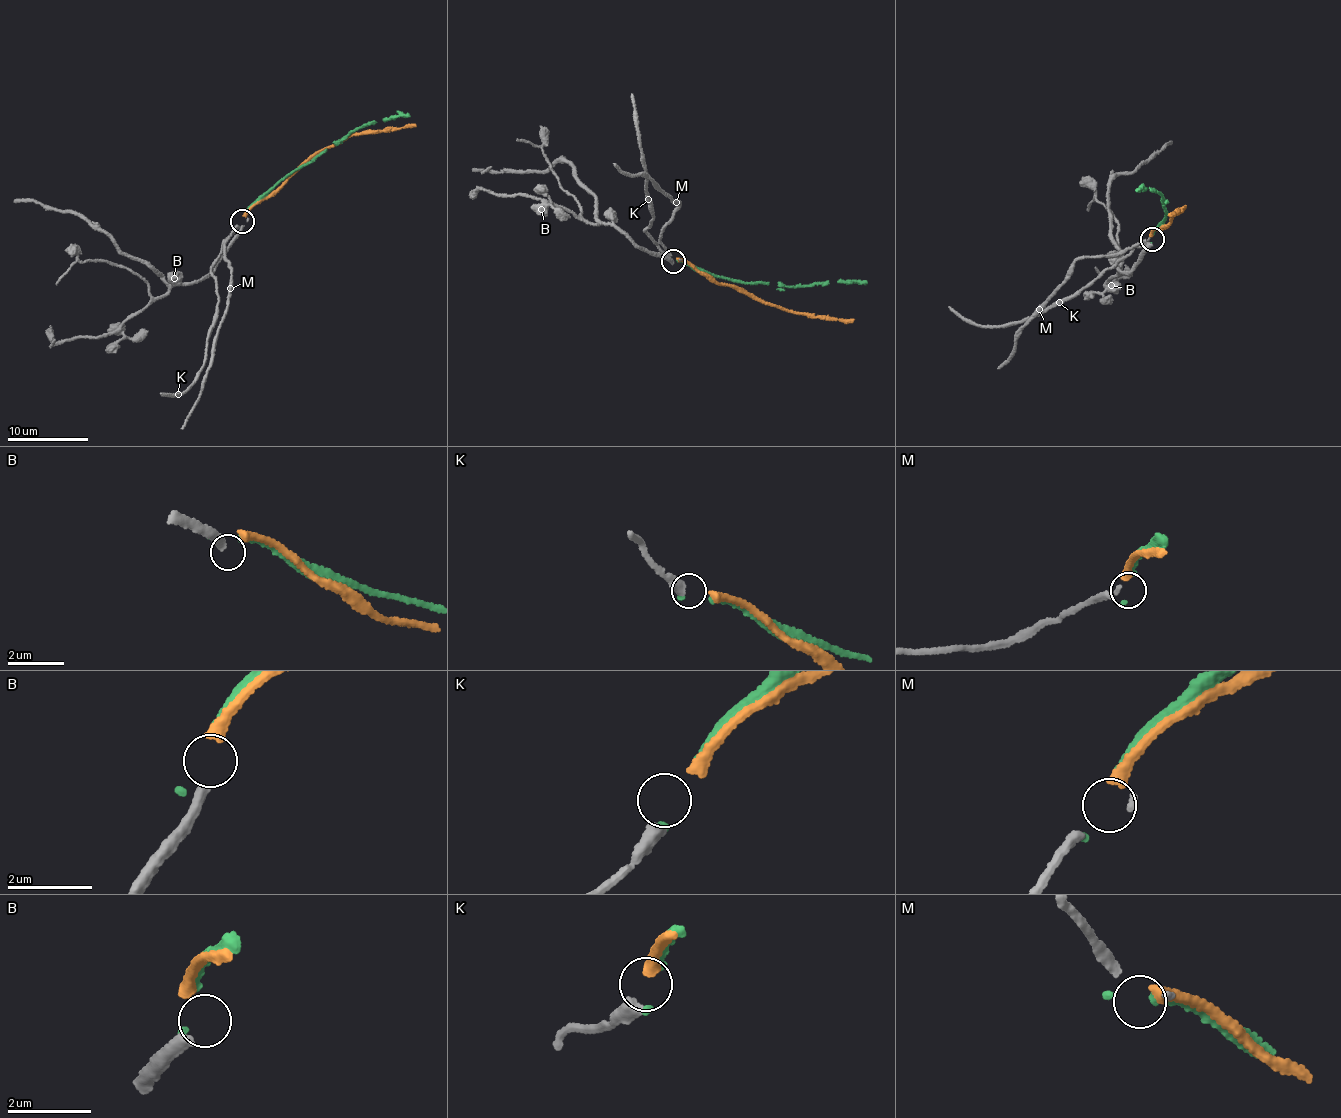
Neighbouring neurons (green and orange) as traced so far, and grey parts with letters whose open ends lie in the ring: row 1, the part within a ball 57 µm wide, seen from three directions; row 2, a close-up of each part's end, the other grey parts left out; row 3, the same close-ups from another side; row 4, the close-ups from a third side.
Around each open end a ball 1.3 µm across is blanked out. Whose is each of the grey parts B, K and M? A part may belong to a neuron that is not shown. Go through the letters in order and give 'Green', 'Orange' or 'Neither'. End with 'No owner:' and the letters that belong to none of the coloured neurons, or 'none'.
B: Neither
K: Green
M: Orange
No owner: B

